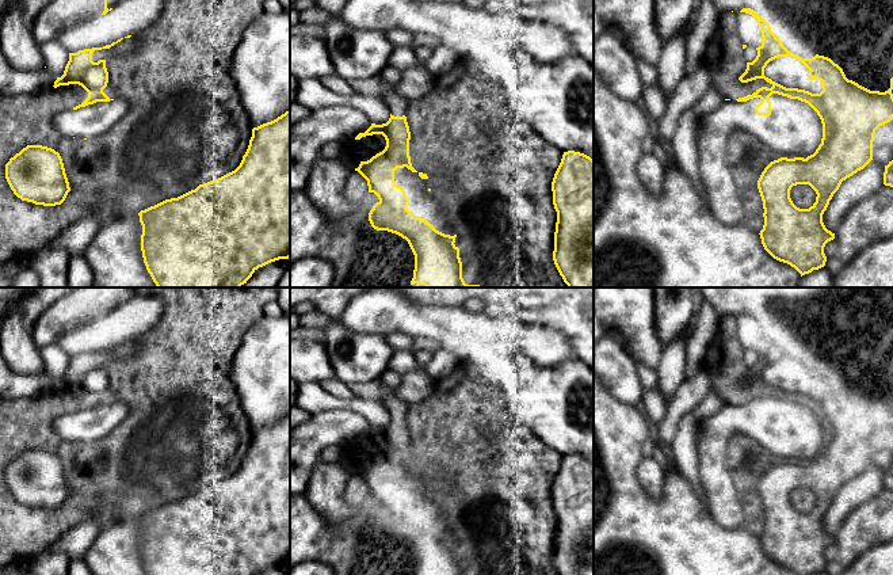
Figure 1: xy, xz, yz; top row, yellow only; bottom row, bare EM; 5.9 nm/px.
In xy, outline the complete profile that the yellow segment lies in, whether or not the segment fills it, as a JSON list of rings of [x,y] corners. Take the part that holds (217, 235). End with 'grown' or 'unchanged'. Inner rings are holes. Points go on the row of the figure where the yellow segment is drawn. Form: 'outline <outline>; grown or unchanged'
outline [[[290,110],[276,119],[252,129],[248,149],[240,165],[211,182],[199,184],[178,198],[165,199],[138,213],[142,225],[141,251],[148,273],[157,288],[240,288],[252,274],[271,262],[290,258]]]; unchanged

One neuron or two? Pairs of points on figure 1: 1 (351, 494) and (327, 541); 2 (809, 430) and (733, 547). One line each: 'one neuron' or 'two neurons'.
1: two neurons
2: two neurons

